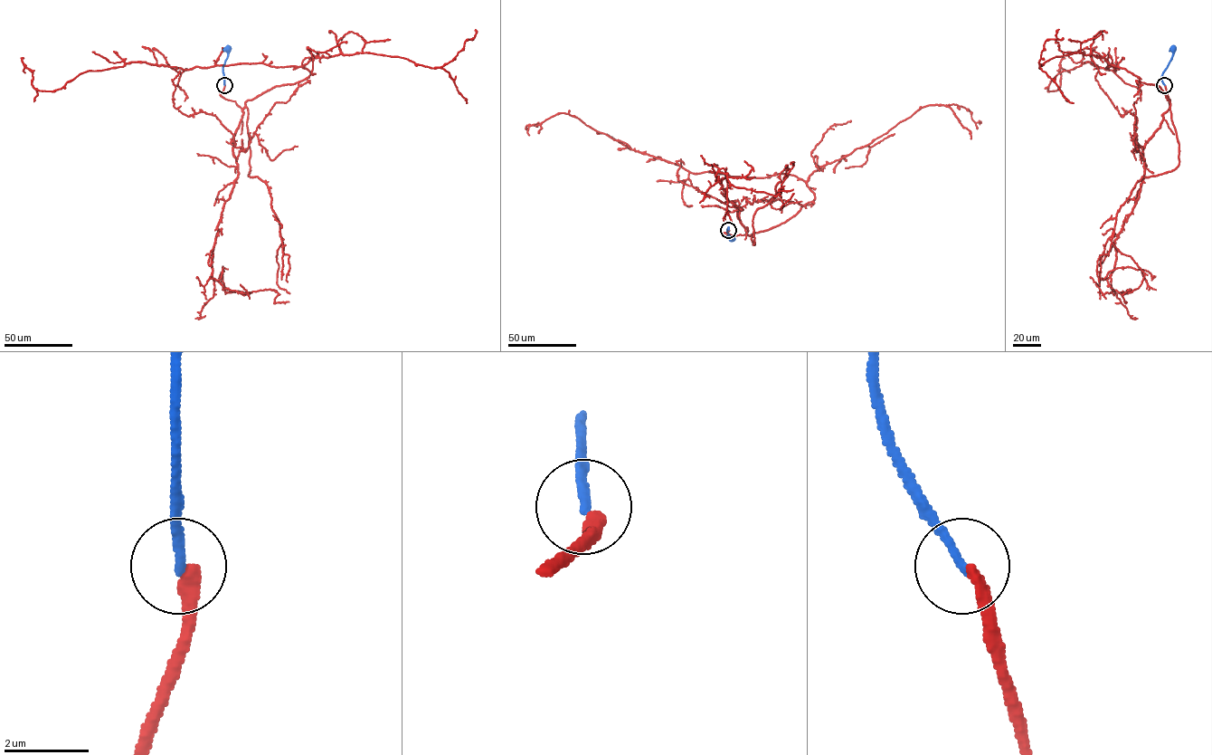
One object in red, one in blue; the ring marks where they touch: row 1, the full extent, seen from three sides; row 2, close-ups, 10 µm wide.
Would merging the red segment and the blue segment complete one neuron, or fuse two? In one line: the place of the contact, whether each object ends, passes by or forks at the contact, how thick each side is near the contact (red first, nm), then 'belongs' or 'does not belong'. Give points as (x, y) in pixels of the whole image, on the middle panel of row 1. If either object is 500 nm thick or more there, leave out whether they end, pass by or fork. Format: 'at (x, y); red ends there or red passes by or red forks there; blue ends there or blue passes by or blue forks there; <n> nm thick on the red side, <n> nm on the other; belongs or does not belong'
at (728, 230); red ends there; blue ends there; 340 nm thick on the red side, 200 nm on the other; does not belong

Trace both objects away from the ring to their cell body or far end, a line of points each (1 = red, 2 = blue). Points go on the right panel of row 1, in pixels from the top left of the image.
1: (1164, 84), (1169, 109), (1157, 85), (1085, 62), (1049, 91), (1065, 58)
2: (1164, 84), (1161, 76), (1171, 58), (1173, 49)

